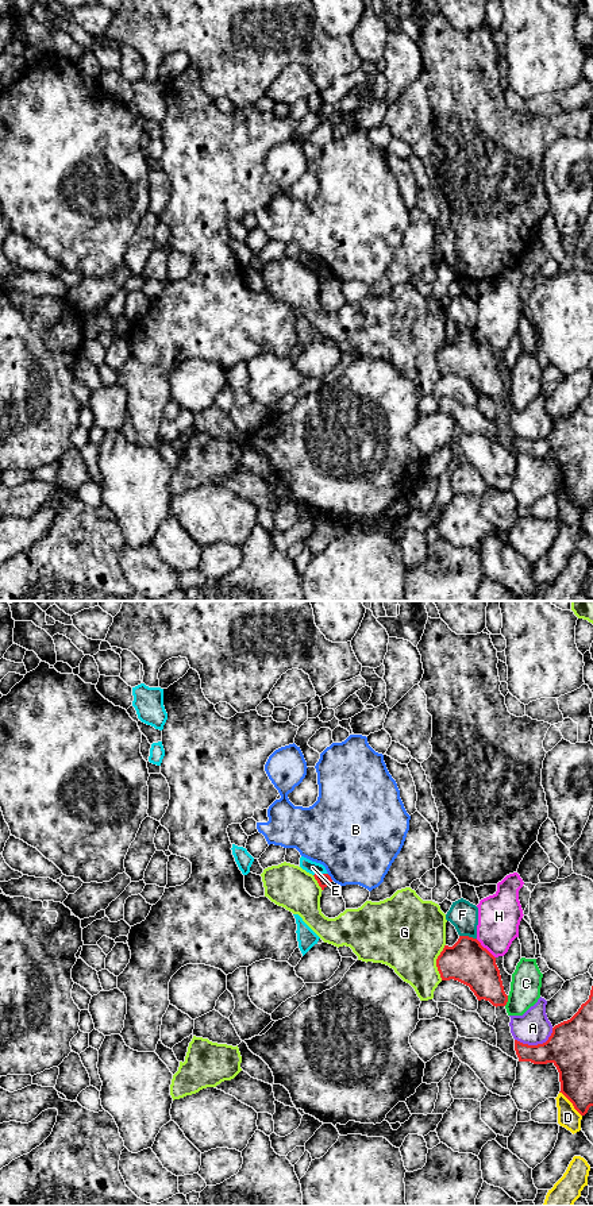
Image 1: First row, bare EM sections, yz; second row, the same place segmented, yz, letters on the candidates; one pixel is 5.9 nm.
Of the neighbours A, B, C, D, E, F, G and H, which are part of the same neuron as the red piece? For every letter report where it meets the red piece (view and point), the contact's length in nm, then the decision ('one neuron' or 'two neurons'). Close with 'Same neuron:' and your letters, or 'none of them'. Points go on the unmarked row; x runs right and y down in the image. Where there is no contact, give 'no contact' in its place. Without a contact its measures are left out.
A: contact yz (538, 439); length 240 nm; two neurons
B: contact yz (330, 272); length 50 nm; two neurons
C: contact yz (507, 396); length 70 nm; two neurons
D: contact yz (572, 497); length 200 nm; two neurons
E: contact yz (320, 269); length 90 nm; two neurons
F: contact yz (468, 331); length 110 nm; two neurons
G: contact yz (436, 357); length 220 nm; two neurons
H: contact yz (485, 343); length 170 nm; two neurons
Same neuron: none of them

